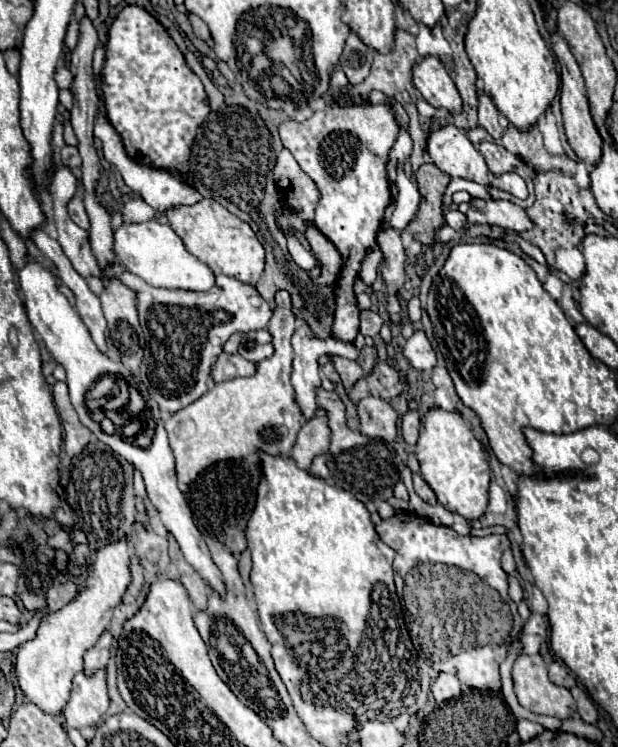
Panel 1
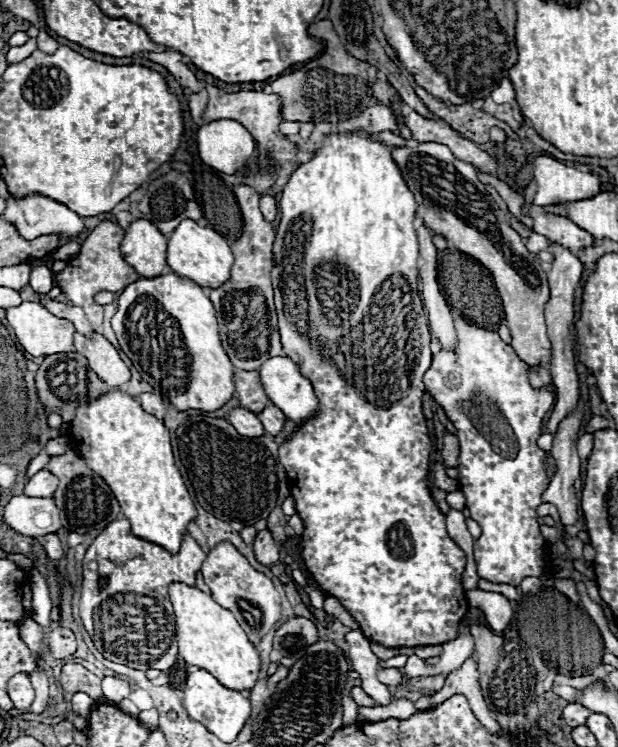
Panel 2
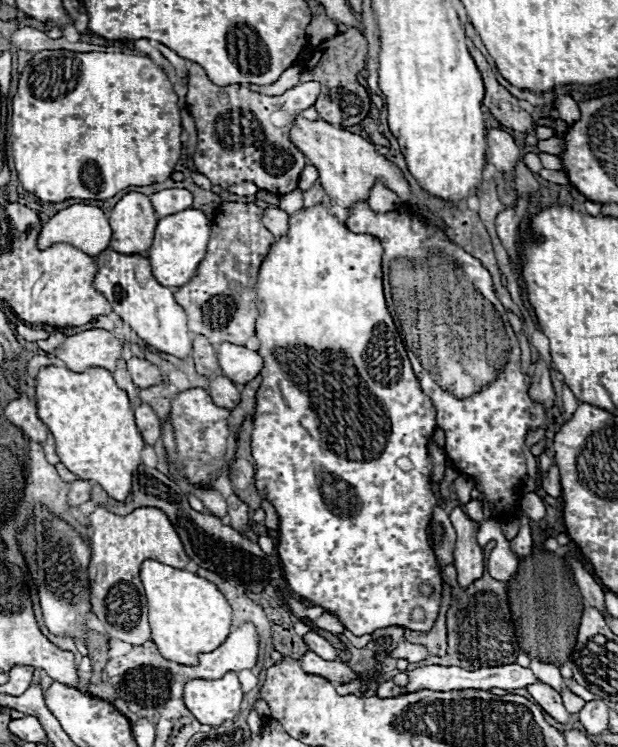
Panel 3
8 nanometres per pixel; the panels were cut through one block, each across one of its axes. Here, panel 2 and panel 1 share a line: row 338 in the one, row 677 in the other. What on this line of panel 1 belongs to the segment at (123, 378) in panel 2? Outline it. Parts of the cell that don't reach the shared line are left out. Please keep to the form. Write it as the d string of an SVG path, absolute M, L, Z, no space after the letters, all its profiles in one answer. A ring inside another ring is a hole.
M96 670L92 676L78 672L74 676L74 688L64 708L68 728L96 726L110 706L106 670Z

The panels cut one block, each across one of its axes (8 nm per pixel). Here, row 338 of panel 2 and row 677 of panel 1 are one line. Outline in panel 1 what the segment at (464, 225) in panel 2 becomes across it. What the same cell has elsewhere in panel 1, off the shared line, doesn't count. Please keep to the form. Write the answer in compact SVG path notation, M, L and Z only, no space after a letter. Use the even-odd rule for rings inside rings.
M520 654L512 668L512 680L518 702L526 710L534 714L556 716L560 720L568 720L576 714L576 702L570 690L550 682L540 654Z

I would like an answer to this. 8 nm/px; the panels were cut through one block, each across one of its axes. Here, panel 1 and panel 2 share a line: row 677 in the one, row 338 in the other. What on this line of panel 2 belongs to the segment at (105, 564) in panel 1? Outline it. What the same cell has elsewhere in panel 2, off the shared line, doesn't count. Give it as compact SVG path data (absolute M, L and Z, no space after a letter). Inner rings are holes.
M22 302L16 308L8 308L6 314L8 324L28 354L50 356L74 352L74 324L56 318L42 304Z

